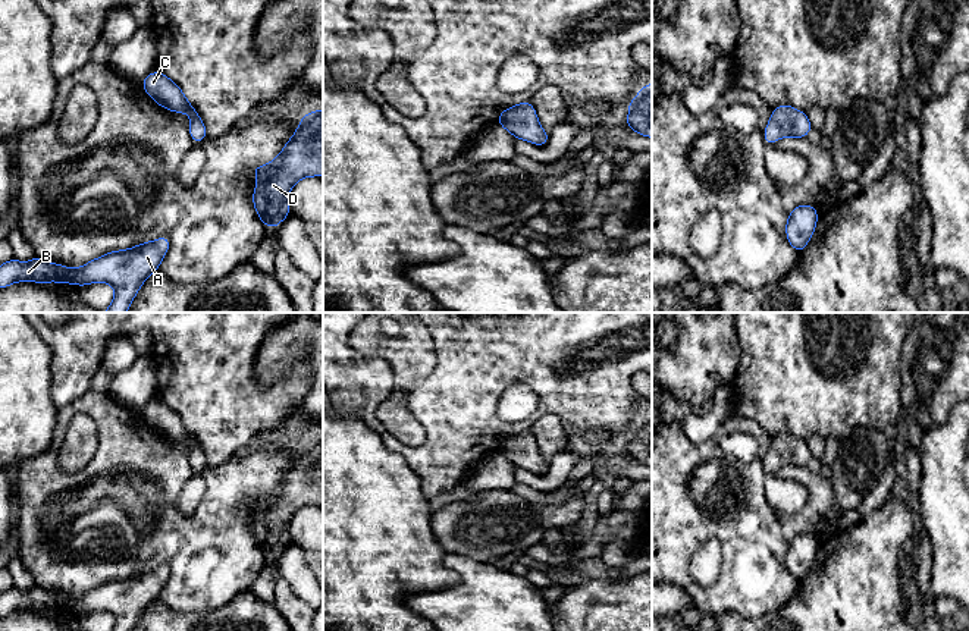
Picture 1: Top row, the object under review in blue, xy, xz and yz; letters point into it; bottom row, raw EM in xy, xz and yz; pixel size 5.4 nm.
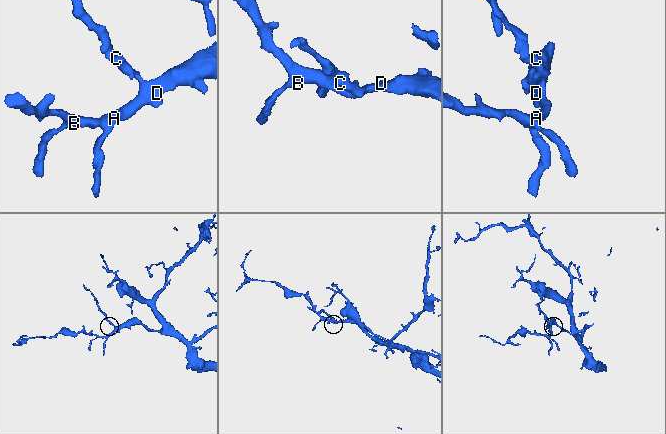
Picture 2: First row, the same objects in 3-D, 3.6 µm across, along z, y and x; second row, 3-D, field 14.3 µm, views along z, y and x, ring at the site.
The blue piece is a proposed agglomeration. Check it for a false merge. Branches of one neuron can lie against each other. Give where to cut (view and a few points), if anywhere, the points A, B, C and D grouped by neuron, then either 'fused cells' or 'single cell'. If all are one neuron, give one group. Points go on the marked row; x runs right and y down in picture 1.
cut none; groups A B C D; single cell

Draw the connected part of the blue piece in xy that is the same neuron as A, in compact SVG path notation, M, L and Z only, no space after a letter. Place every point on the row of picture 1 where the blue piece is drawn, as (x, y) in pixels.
M162 236L129 249L110 251L79 269L53 264L37 255L28 263L12 258L0 264L0 288L21 280L75 283L76 286L106 282L113 286L116 295L104 313L126 313L144 280L160 269L169 247L170 238Z

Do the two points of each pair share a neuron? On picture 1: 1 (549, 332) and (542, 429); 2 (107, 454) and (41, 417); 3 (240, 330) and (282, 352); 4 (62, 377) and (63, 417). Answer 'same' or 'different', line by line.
1: different
2: different
3: different
4: different

